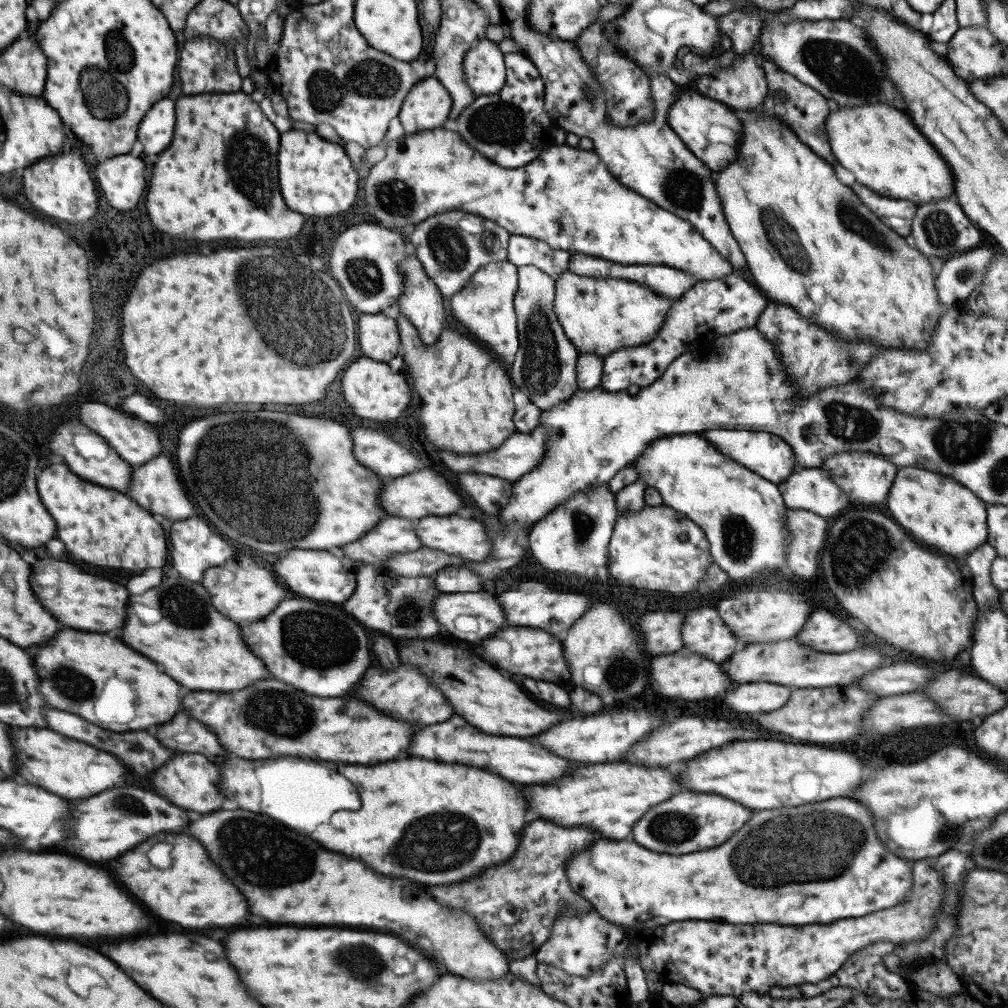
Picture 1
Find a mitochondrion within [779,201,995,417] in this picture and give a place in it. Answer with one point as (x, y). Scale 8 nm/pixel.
(938, 228)

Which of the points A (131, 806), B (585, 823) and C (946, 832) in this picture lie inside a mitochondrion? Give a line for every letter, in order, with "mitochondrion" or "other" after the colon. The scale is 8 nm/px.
A: mitochondrion
B: other
C: mitochondrion

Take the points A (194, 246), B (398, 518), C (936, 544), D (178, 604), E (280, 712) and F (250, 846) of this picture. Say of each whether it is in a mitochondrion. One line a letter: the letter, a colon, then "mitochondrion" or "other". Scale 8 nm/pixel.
A: other
B: other
C: other
D: mitochondrion
E: mitochondrion
F: mitochondrion

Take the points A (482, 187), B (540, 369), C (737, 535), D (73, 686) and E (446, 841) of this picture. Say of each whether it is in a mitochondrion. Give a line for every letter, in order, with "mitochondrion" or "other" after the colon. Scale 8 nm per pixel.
A: other
B: mitochondrion
C: mitochondrion
D: mitochondrion
E: mitochondrion

